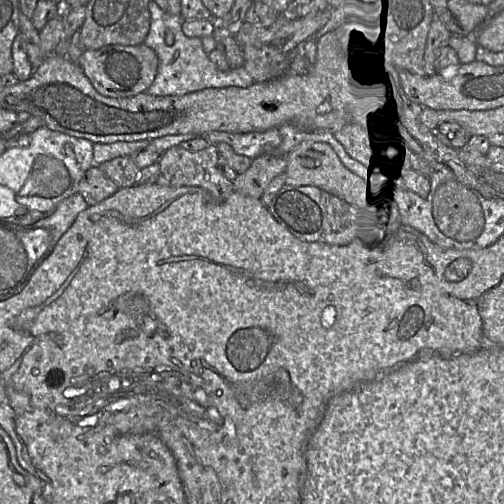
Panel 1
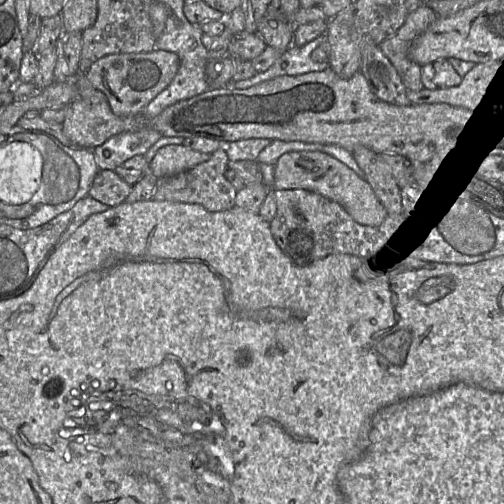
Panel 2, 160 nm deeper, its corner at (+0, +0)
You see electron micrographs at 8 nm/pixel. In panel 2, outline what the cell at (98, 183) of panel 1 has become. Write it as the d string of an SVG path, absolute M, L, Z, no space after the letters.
M99 170L87 195L108 207L114 207L125 201L131 189L132 186L113 170Z

